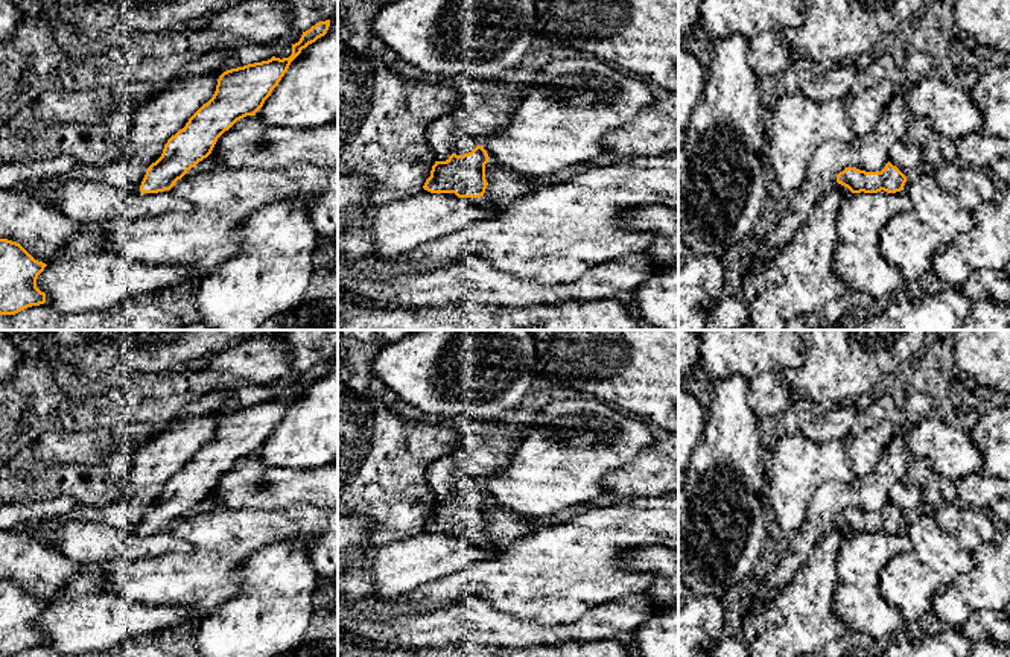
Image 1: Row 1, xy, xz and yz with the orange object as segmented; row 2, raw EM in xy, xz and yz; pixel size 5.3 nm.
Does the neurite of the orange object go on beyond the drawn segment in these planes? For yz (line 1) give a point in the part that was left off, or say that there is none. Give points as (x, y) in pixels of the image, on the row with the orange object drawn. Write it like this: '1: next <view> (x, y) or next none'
1: next none

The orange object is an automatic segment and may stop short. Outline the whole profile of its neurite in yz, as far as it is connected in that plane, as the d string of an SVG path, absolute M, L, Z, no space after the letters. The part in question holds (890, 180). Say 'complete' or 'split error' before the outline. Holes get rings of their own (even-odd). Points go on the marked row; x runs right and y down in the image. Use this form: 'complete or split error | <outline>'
complete | M890 161L881 172L865 172L856 167L846 167L837 175L837 182L847 187L852 193L887 193L900 192L907 176Z

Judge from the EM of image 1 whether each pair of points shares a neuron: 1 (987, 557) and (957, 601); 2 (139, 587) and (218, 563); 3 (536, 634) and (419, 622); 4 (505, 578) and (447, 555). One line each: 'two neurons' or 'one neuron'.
1: one neuron
2: one neuron
3: one neuron
4: two neurons

